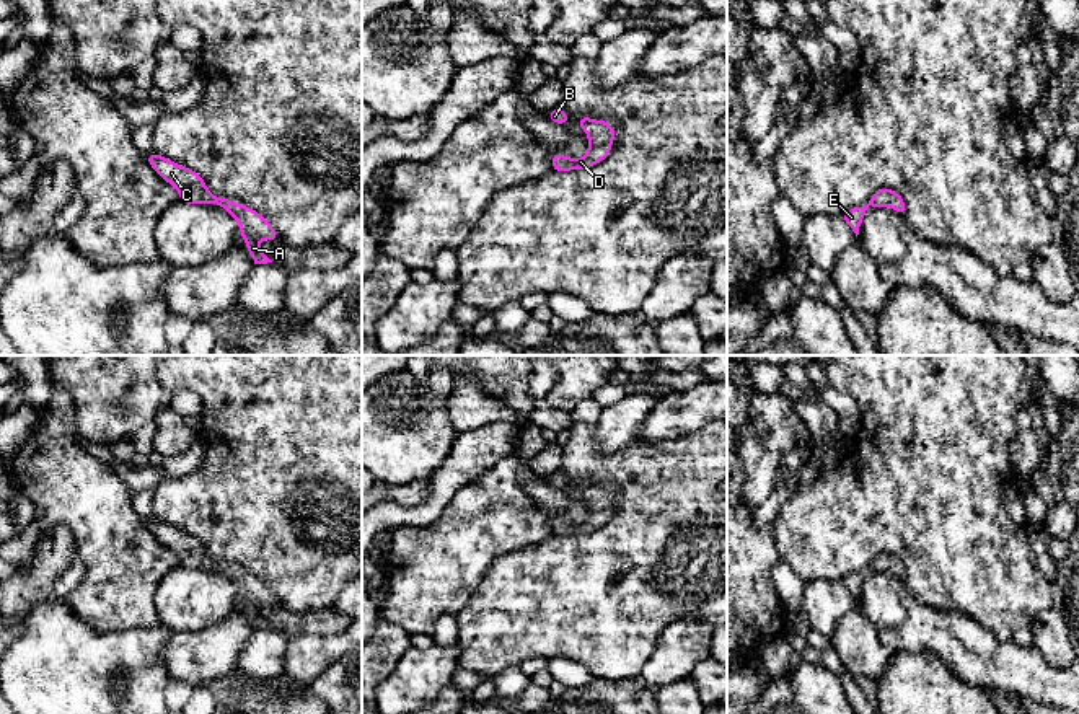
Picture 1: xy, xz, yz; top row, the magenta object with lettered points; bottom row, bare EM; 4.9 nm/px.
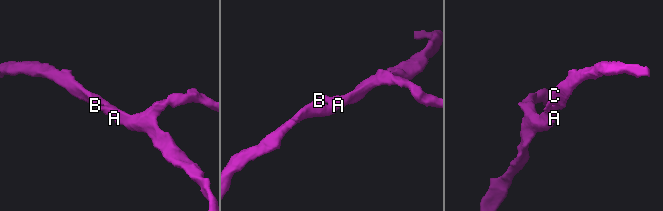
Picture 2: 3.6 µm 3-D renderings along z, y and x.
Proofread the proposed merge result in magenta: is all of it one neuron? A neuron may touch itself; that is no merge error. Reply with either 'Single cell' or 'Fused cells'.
Single cell

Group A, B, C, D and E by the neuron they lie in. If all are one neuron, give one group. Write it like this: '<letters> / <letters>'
A B C D E

